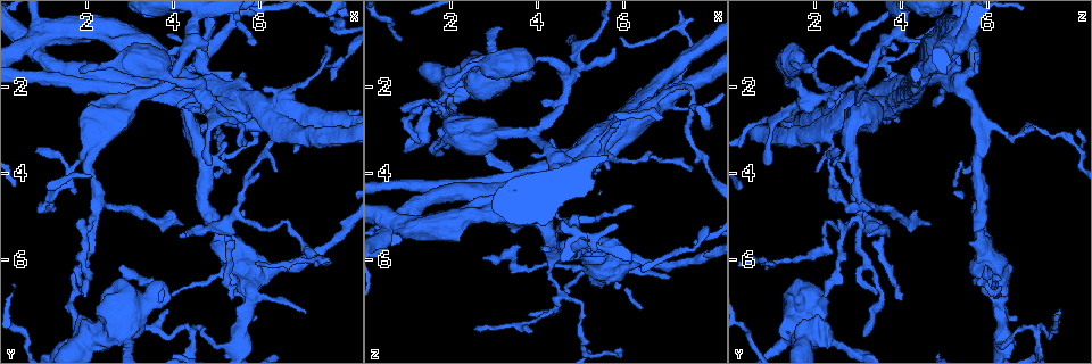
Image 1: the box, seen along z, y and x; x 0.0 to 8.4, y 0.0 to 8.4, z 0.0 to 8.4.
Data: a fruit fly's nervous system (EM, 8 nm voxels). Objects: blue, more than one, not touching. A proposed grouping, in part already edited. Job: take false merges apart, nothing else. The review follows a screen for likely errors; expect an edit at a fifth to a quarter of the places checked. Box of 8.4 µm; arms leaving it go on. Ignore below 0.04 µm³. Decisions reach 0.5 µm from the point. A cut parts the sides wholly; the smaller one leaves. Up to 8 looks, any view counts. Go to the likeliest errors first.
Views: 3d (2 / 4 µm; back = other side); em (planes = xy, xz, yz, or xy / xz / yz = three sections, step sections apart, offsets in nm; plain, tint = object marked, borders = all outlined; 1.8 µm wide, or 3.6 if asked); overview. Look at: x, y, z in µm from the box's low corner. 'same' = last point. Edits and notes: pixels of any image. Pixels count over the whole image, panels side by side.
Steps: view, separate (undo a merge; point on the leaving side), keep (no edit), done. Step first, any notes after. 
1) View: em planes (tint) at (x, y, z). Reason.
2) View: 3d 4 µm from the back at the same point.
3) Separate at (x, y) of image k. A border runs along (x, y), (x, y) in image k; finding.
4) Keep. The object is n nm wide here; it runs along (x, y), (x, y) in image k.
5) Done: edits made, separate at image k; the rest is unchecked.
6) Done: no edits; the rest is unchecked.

View: em 3.6 µm xz step 4 (tint) at (3.40, 6.85, 1.70). Sudden change in width.

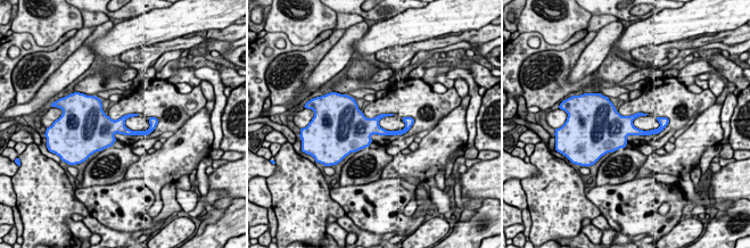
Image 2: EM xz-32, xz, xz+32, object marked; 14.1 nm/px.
View: em 3.6 µm yz step 16 (tint) at the same point.

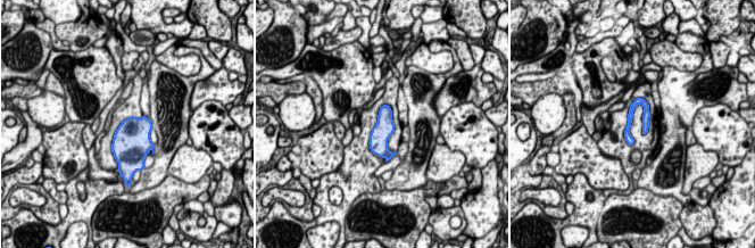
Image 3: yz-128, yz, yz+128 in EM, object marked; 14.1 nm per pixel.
Keep. It runs along (641, 100), (631, 109), (629, 142) in image 3; one neuron here.

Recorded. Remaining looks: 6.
View: 3d 4 µm at (1.90, 7.85, 2.10). Small branch off a trunk.

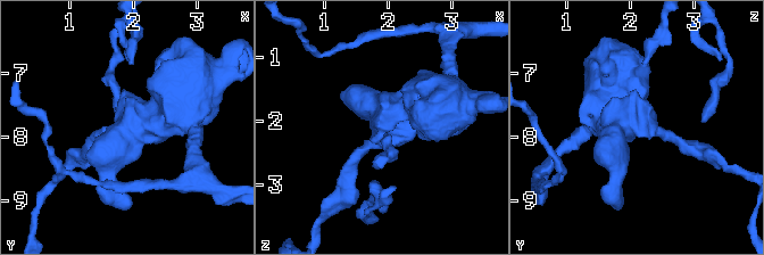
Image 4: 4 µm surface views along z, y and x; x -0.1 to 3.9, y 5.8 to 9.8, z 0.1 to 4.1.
View: em 3.6 µm xz step 8 (plain) at (1.95, 7.80, 2.05). 3 arms meet here; the arms are 170, 400, 600 nm wide.

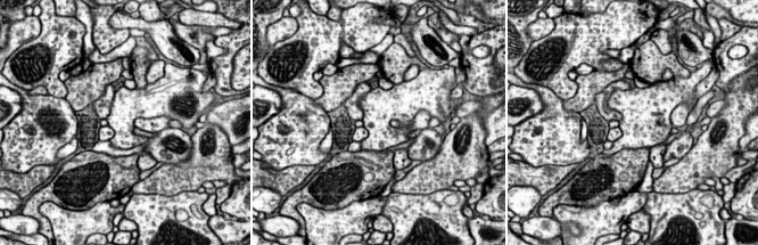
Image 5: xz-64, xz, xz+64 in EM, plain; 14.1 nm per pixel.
View: em 3.6 µm xz step 8 (tint) at the same point.

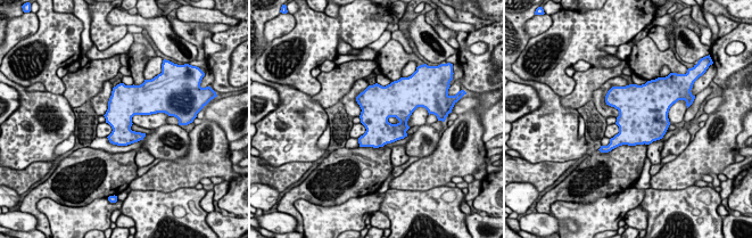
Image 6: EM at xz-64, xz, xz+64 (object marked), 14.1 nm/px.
Keep. Continuous, no second neuron.

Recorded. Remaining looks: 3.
View: em planes (tint) at (1.85, 1.75, 4.40). Closes a loop.

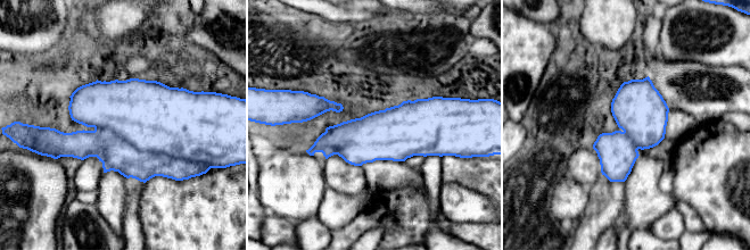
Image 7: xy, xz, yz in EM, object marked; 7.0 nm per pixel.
Separate at (117, 155) of image 7. A second neuron is stuck on.

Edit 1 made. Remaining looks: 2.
Done: edits made, separate at image 7; the rest is unchecked.

